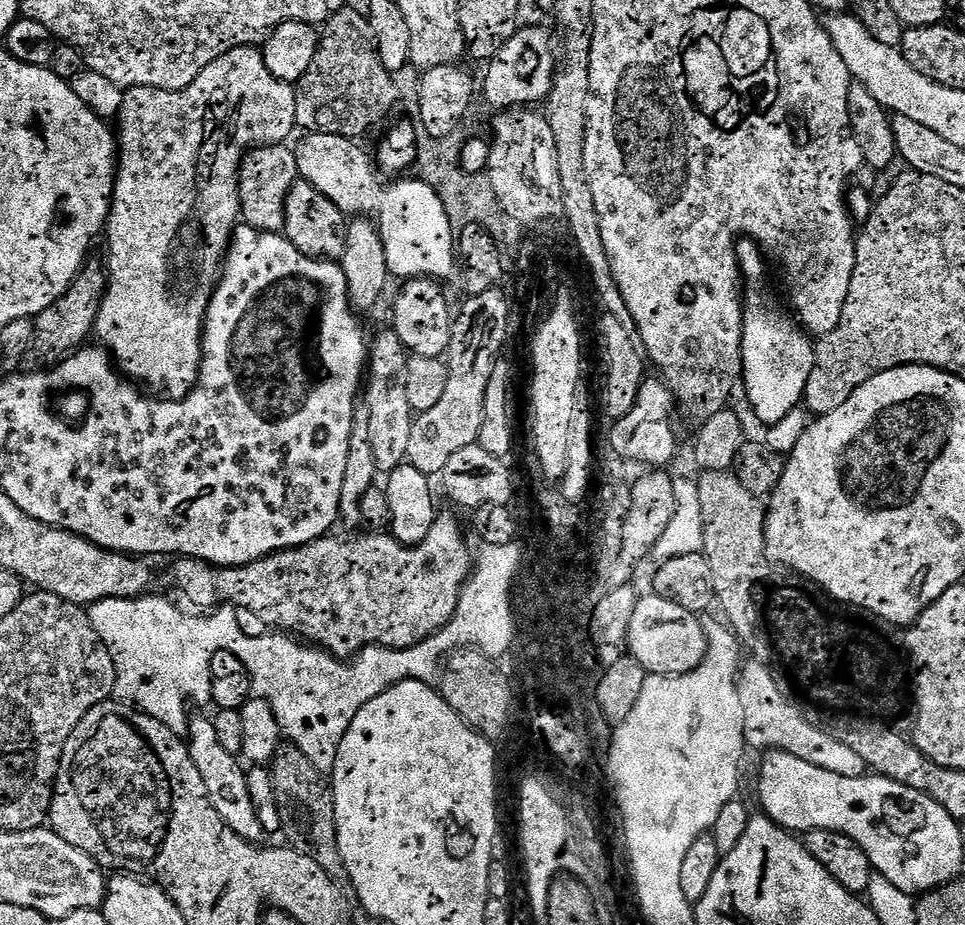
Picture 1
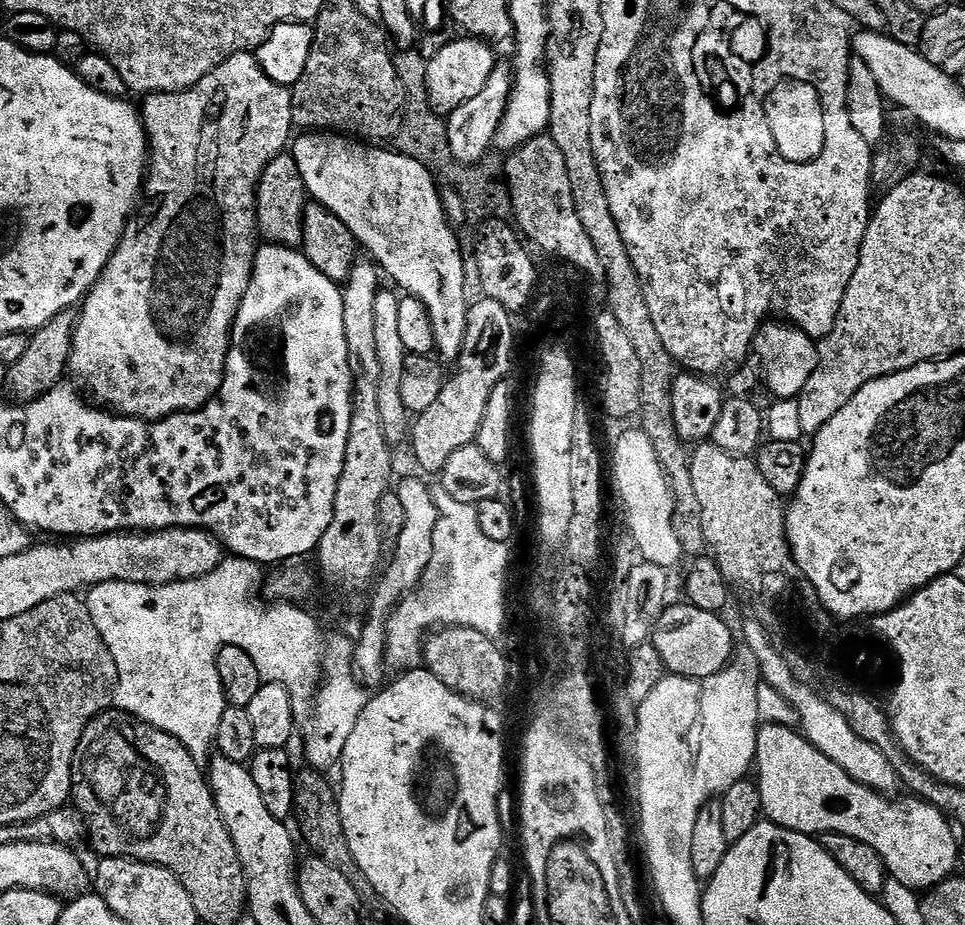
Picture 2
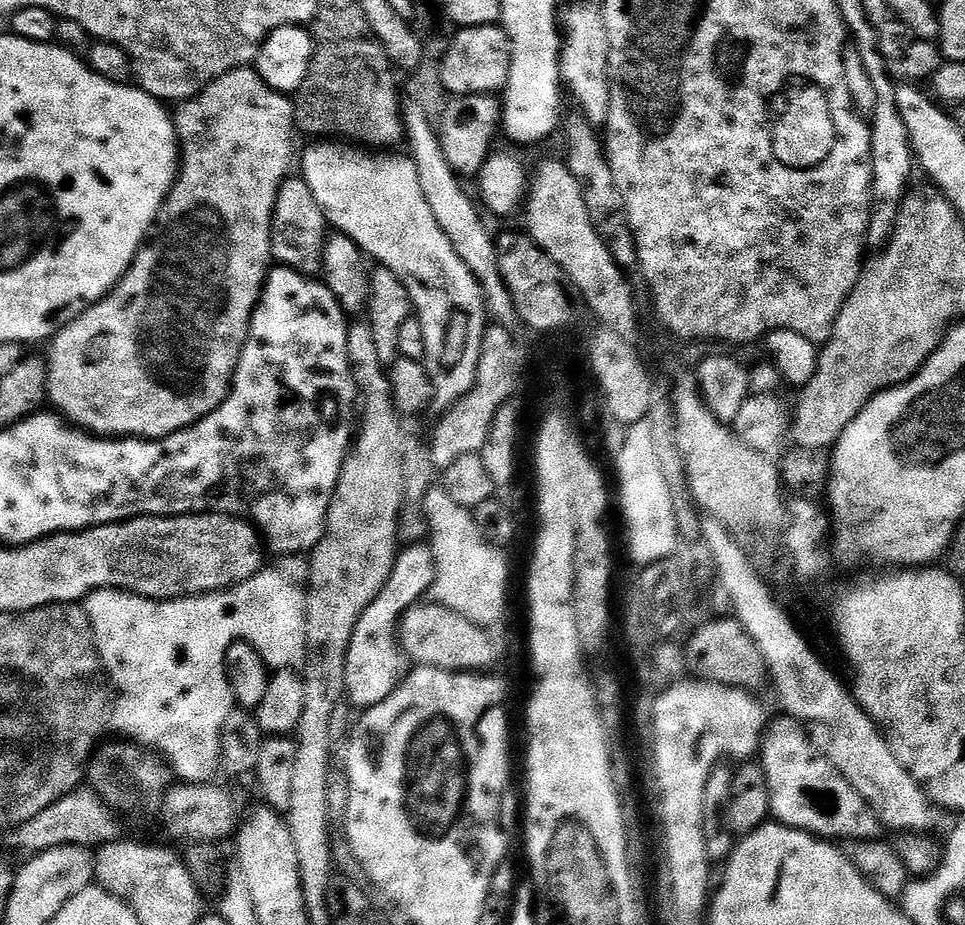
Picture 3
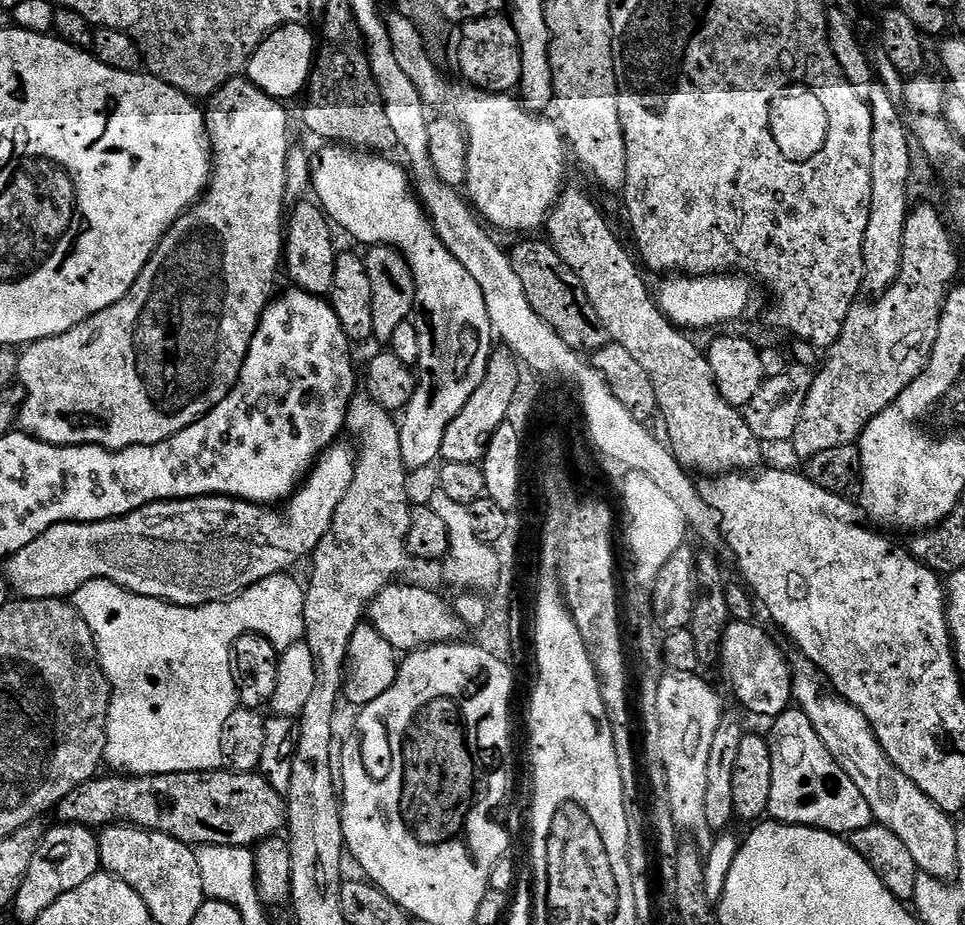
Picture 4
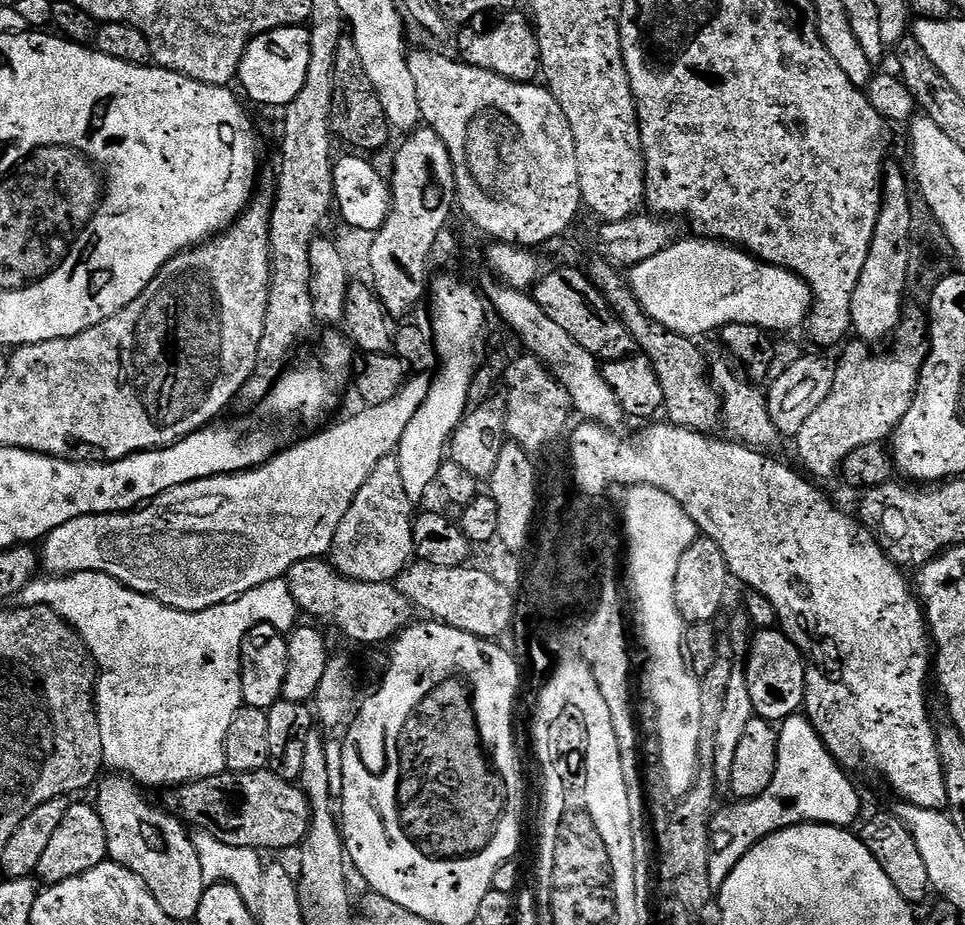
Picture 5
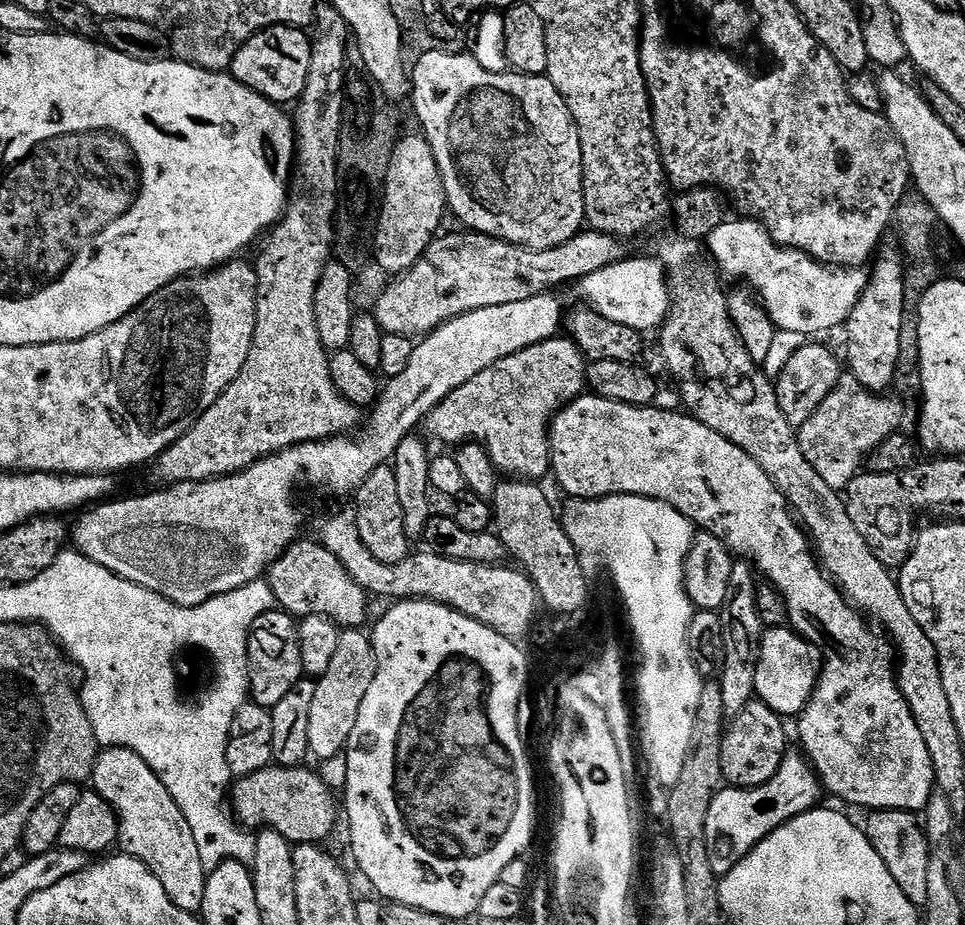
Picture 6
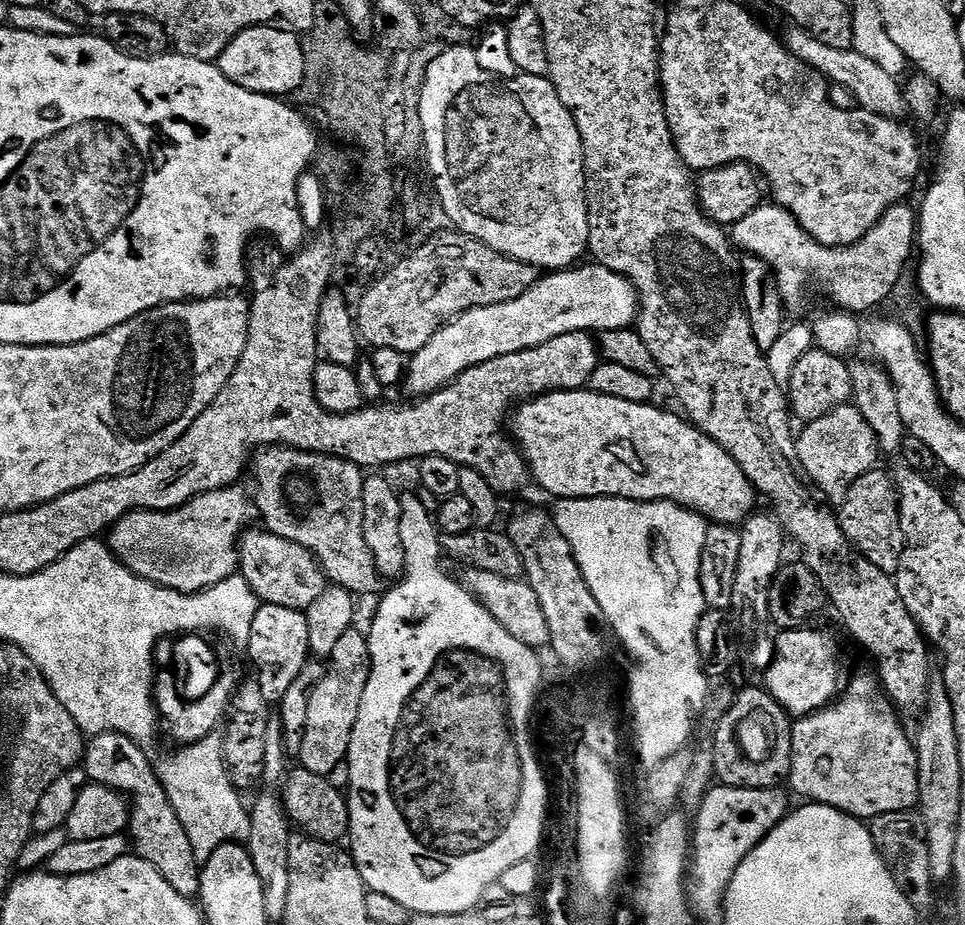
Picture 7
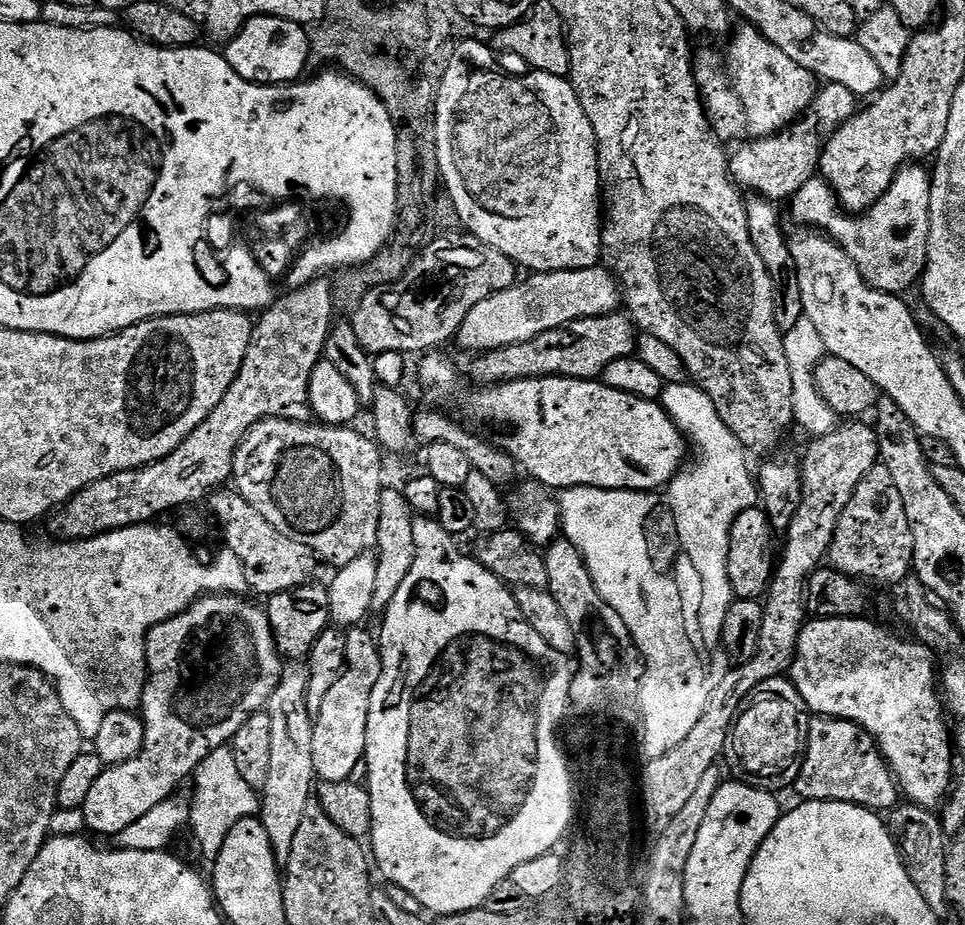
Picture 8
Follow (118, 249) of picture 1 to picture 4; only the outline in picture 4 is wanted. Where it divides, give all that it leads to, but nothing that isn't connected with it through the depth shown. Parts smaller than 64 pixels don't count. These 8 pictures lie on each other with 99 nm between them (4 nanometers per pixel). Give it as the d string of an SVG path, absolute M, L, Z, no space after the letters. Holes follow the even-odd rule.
M247 78L228 80L217 89L207 104L206 127L212 149L212 178L204 195L183 216L179 216L172 227L164 233L160 244L146 262L142 274L138 274L134 286L130 286L130 290L122 299L98 314L87 316L81 324L66 330L66 334L38 340L34 344L27 345L19 353L20 365L16 375L19 387L24 387L24 405L19 405L18 408L18 424L23 431L34 439L41 440L43 444L93 444L99 448L113 450L137 448L140 444L157 444L186 430L186 426L190 426L195 420L201 420L210 410L214 410L214 406L218 406L218 402L226 398L226 394L230 394L230 390L238 382L248 347L254 338L256 327L260 324L260 315L273 295L272 287L276 284L276 271L281 271L282 268L286 232L284 200L286 201L288 196L286 162L290 151L288 112L281 101L275 100L273 96L254 86Z

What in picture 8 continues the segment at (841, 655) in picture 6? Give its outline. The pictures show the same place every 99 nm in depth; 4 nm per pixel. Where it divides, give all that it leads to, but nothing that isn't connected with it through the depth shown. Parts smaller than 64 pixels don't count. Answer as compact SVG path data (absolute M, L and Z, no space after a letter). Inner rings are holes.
M543 376L542 378L530 378L529 380L510 380L506 384L497 384L495 386L480 386L475 389L477 392L468 392L460 400L460 416L459 419L462 421L465 428L471 430L475 435L479 436L482 440L487 440L489 444L492 444L500 451L505 452L512 460L515 460L517 465L521 469L524 468L529 472L527 474L533 481L543 484L549 490L563 490L566 488L605 488L606 490L622 490L623 492L655 492L657 490L663 489L667 484L671 482L676 477L677 472L681 471L685 467L686 461L684 461L684 455L690 451L689 445L686 443L686 437L680 432L680 427L678 427L675 422L669 418L668 412L665 410L663 403L657 402L655 400L643 400L637 396L631 396L626 394L622 390L614 390L610 386L606 386L599 379L594 380L572 380L569 376ZM816 718L813 721L806 728L800 773L794 785L799 799L846 802L859 808L871 808L877 814L897 807L899 800L896 799L901 799L902 793L872 735L849 720Z

